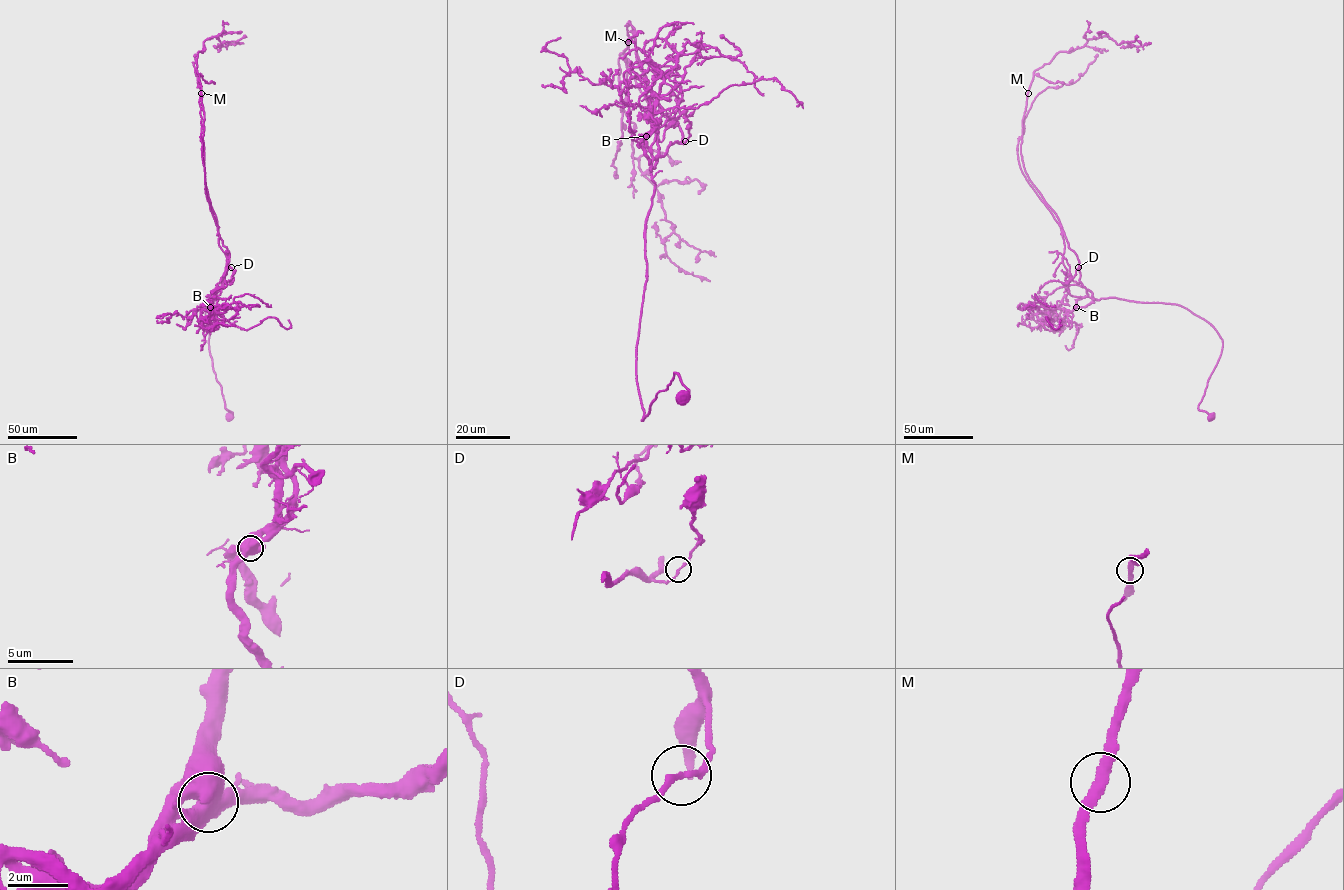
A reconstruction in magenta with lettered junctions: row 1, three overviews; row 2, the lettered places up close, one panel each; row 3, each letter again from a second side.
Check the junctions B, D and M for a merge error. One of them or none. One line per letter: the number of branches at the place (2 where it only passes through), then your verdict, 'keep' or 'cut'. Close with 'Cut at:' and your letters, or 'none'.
B: 2 | cut
D: 2 | keep
M: 2 | keep
Cut at: B

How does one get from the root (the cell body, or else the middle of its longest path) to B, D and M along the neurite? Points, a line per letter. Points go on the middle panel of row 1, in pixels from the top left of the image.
B: (681, 396), (688, 390), (674, 373), (642, 420), (636, 341), (655, 186), (646, 135)
D: (681, 396), (688, 390), (674, 373), (642, 420), (636, 341), (651, 162), (671, 142), (685, 141)
M: (681, 396), (674, 373), (642, 420), (651, 162), (682, 131), (661, 113), (633, 29), (628, 43)

